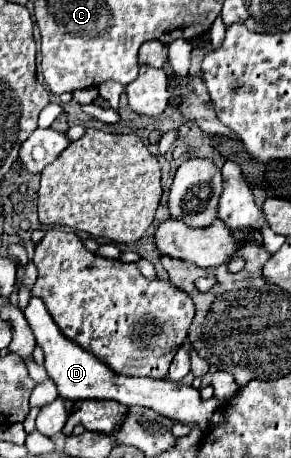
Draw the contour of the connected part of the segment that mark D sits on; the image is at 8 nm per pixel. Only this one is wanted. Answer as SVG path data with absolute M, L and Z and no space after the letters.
M39 297L29 299L27 307L23 309L23 315L25 315L25 319L35 335L37 345L45 353L43 365L47 369L47 375L57 385L59 397L71 399L71 401L77 401L77 399L113 399L113 401L119 401L123 405L143 405L143 407L151 407L159 415L165 415L173 421L197 423L203 431L205 431L205 427L209 427L209 423L217 423L217 419L221 419L221 401L217 401L217 399L201 401L199 391L189 387L189 385L169 383L167 379L157 381L157 379L145 379L145 377L125 377L125 375L117 375L115 371L105 367L105 363L101 363L95 355L91 355L83 347L79 347L77 343L69 341L59 331L59 327L51 319L47 307L43 305L43 301Z

